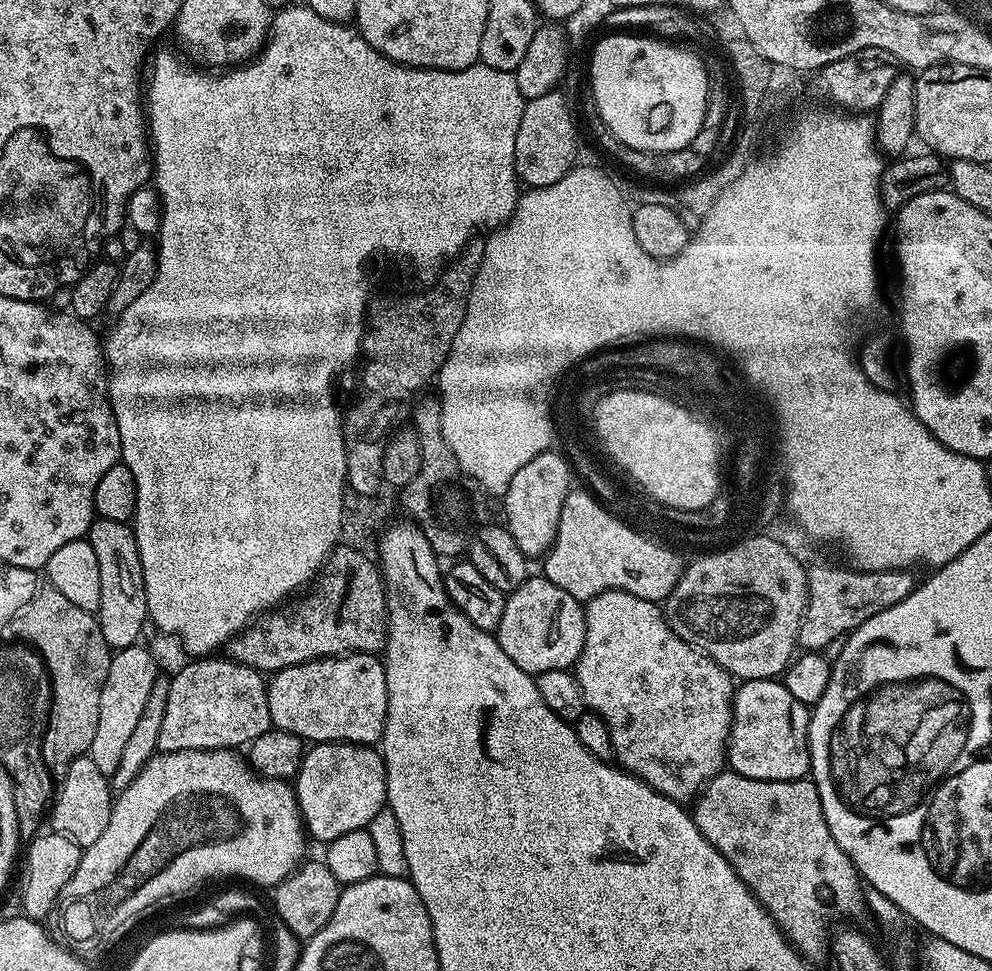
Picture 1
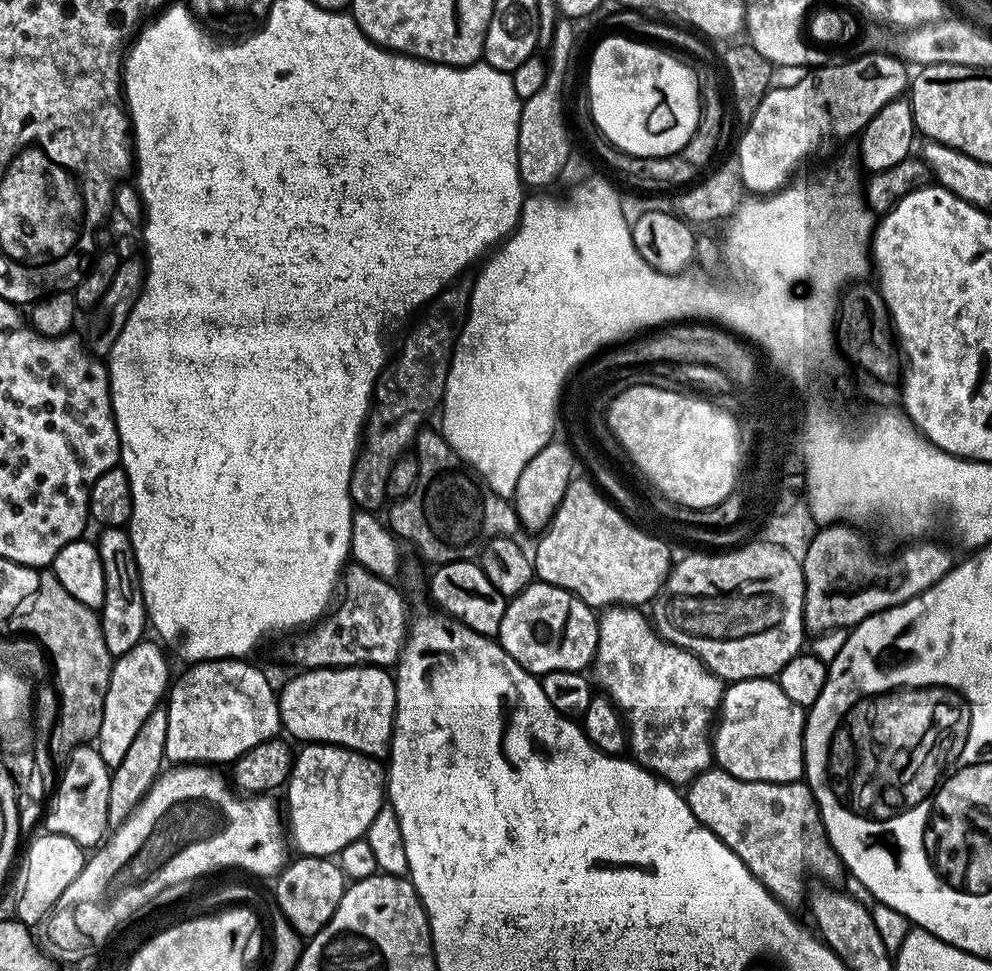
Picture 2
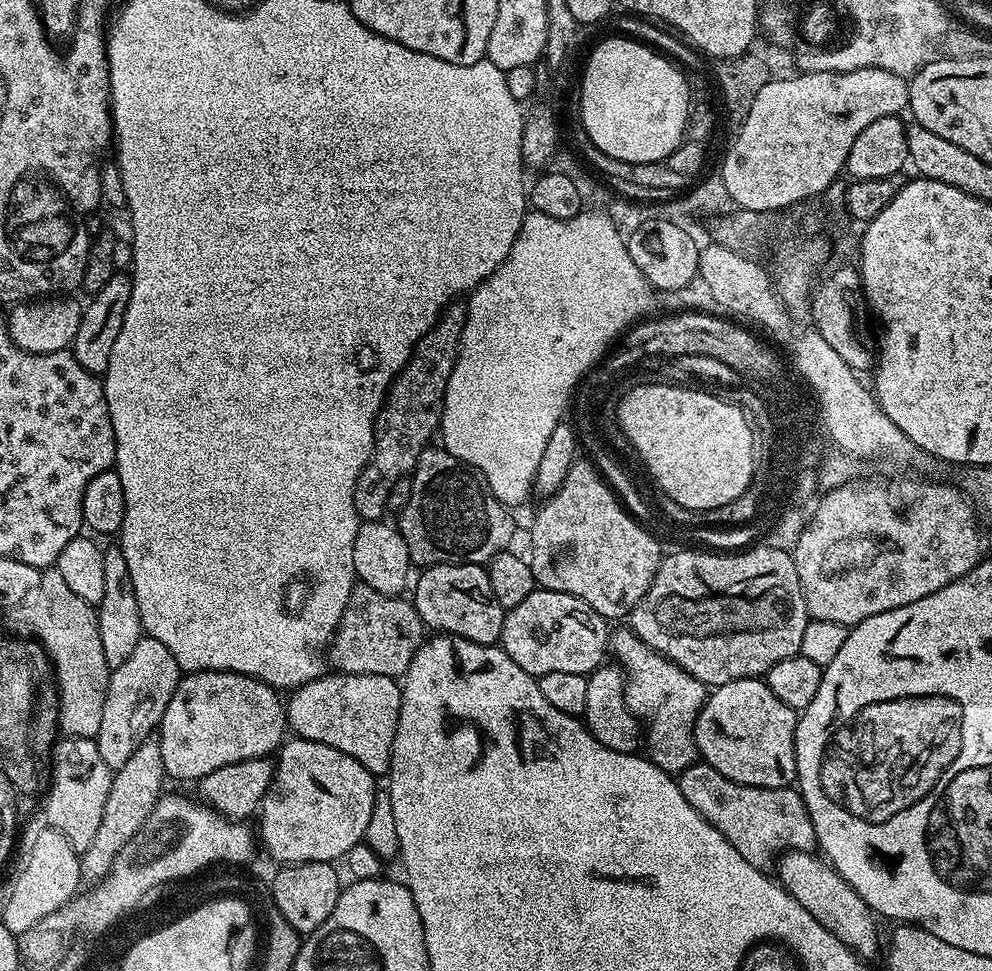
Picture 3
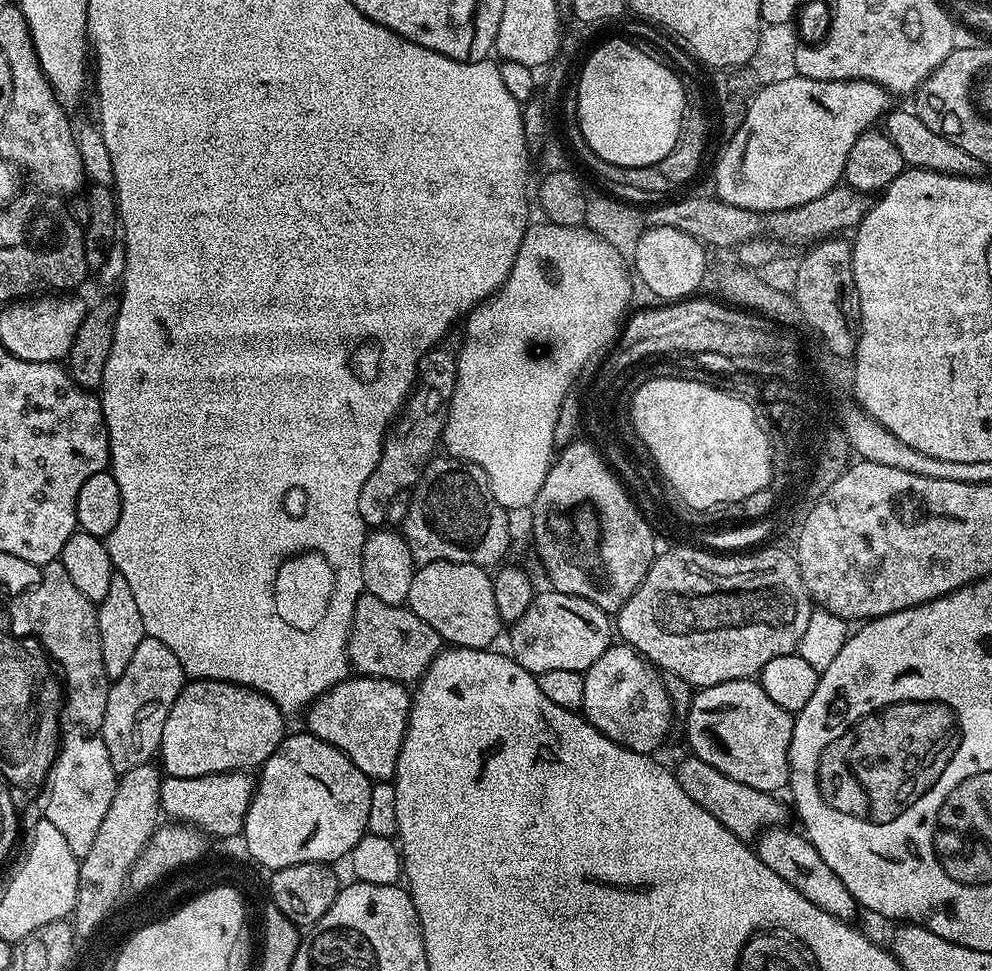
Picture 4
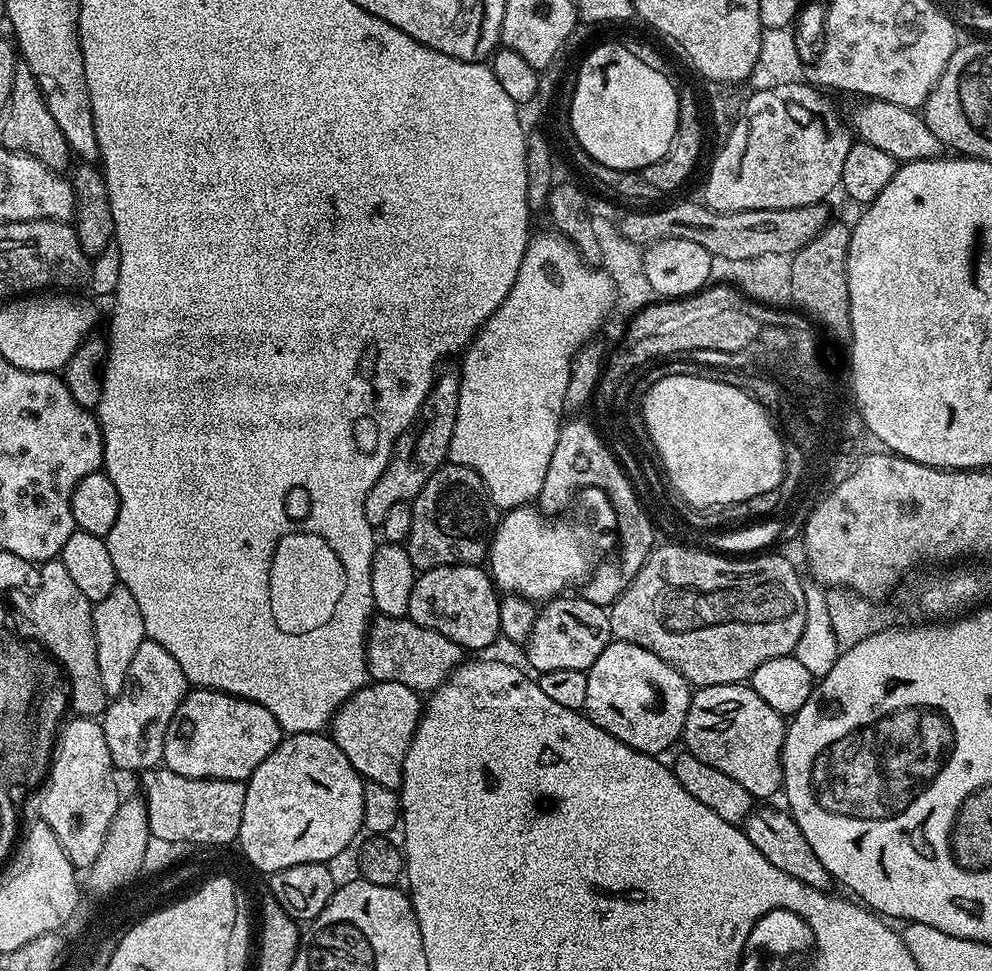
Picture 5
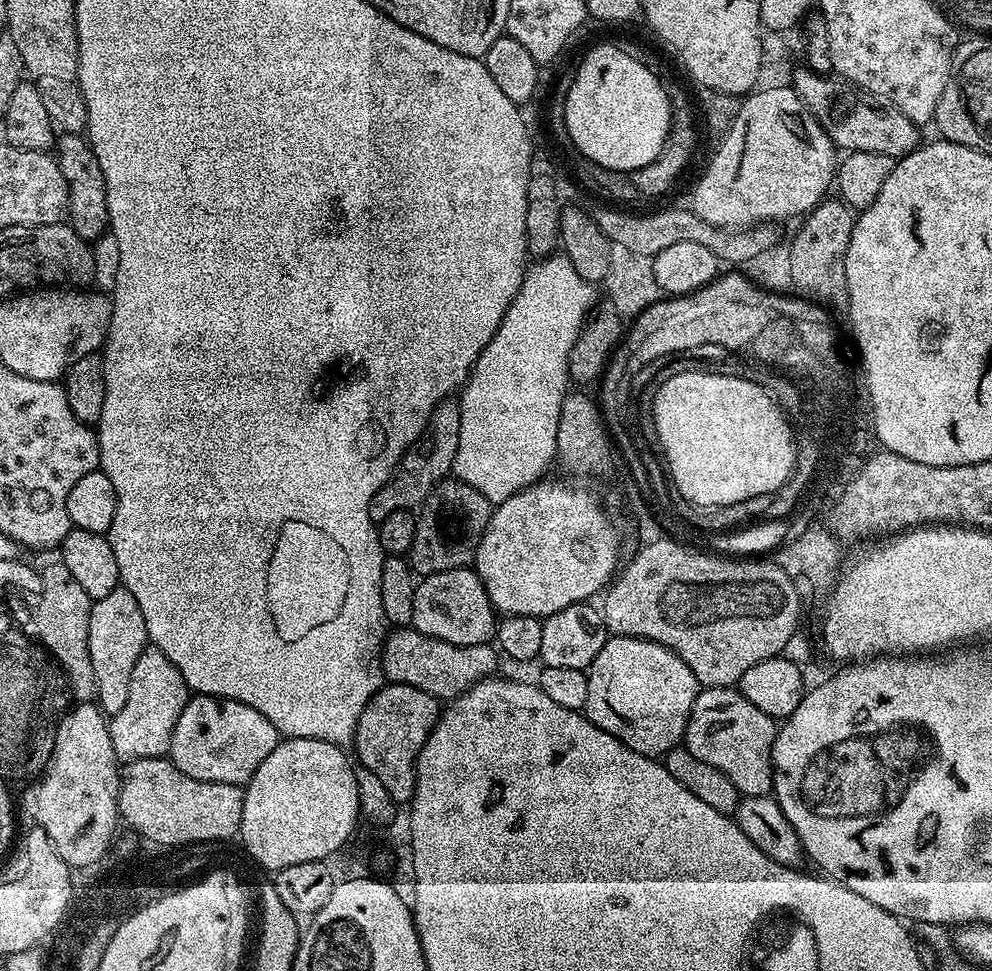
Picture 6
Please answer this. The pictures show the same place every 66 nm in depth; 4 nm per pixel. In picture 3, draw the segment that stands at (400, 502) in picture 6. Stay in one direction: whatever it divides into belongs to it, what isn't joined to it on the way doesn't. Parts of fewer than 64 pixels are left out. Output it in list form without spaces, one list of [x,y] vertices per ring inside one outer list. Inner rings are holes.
[[[453,302],[436,319],[436,324],[420,337],[404,369],[396,375],[384,398],[384,406],[376,415],[376,445],[372,458],[360,471],[354,486],[354,510],[361,521],[383,521],[386,516],[387,495],[399,479],[411,477],[424,448],[433,443],[440,427],[446,386],[456,365],[464,323],[468,317],[468,305]]]

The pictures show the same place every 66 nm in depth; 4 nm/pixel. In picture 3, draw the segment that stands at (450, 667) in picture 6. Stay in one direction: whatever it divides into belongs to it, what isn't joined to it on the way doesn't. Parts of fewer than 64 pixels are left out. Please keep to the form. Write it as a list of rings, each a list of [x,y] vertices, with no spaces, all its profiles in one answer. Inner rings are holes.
[[[357,582],[352,587],[350,602],[326,649],[326,660],[337,672],[349,672],[355,676],[378,674],[400,678],[408,671],[414,654],[418,654],[425,639],[424,623],[416,613],[411,599],[399,595],[387,596]]]

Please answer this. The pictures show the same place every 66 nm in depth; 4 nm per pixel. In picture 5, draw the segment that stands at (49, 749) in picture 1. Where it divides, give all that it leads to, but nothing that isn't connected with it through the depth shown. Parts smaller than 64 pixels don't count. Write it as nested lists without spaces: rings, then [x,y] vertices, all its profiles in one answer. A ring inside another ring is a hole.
[[[60,559],[44,561],[39,570],[40,579],[34,585],[36,593],[24,608],[24,624],[32,631],[29,632],[31,639],[43,646],[66,673],[71,711],[74,710],[76,716],[103,717],[110,698],[106,690],[102,690],[102,677],[98,674],[98,650],[92,625],[93,601],[78,590]]]

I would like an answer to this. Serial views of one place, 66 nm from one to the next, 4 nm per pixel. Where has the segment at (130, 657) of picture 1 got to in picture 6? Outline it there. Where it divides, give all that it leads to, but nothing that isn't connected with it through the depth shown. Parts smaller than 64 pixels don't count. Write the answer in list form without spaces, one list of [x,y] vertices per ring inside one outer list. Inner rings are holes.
[[[154,647],[145,648],[134,662],[134,674],[130,674],[130,695],[118,714],[108,720],[110,742],[120,762],[145,760],[155,756],[163,757],[170,746],[172,731],[180,711],[190,699],[188,683],[178,674],[176,667]]]

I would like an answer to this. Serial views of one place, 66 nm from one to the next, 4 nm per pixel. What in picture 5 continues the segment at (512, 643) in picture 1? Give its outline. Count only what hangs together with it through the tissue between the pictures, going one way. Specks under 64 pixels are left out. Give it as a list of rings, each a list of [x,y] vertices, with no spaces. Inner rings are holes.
[[[561,594],[556,599],[547,601],[537,611],[534,630],[530,630],[530,638],[526,645],[529,664],[527,667],[536,668],[537,673],[546,670],[587,672],[588,667],[613,640],[610,618],[601,605],[583,598],[575,600],[572,594]]]

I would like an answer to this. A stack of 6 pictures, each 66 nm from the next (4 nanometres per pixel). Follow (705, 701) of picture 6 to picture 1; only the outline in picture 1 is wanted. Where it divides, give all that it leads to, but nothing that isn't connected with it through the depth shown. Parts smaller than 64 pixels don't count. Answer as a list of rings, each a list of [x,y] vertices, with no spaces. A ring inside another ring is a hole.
[[[779,679],[743,681],[732,697],[727,767],[746,778],[759,780],[805,779],[812,767],[808,753],[809,715],[809,705],[798,702]]]

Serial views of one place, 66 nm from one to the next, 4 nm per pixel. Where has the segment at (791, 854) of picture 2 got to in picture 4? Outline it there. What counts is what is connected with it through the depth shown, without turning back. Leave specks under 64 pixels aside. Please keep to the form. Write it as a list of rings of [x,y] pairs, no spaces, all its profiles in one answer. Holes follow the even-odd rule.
[[[691,754],[685,755],[686,758],[680,765],[675,765],[674,771],[678,786],[690,794],[702,810],[710,810],[726,830],[745,842],[751,841],[760,835],[765,828],[780,826],[785,823],[784,808],[776,801],[777,797],[770,792],[754,790],[754,786],[742,786],[742,782],[734,782],[734,778],[726,778],[722,770],[714,770],[710,762],[702,762],[702,758]]]

